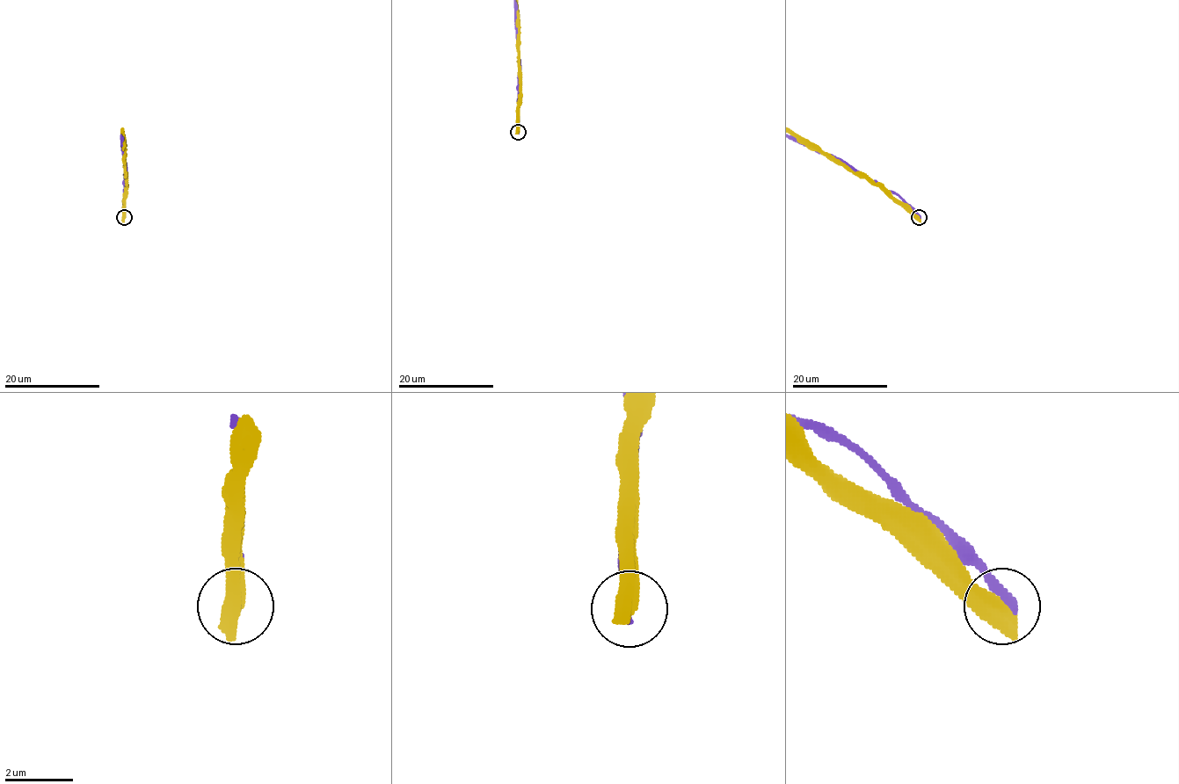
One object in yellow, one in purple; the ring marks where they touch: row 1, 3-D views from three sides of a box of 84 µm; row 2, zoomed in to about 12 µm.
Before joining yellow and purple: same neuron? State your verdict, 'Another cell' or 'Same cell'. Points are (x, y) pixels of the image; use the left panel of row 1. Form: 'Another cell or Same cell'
Another cell

